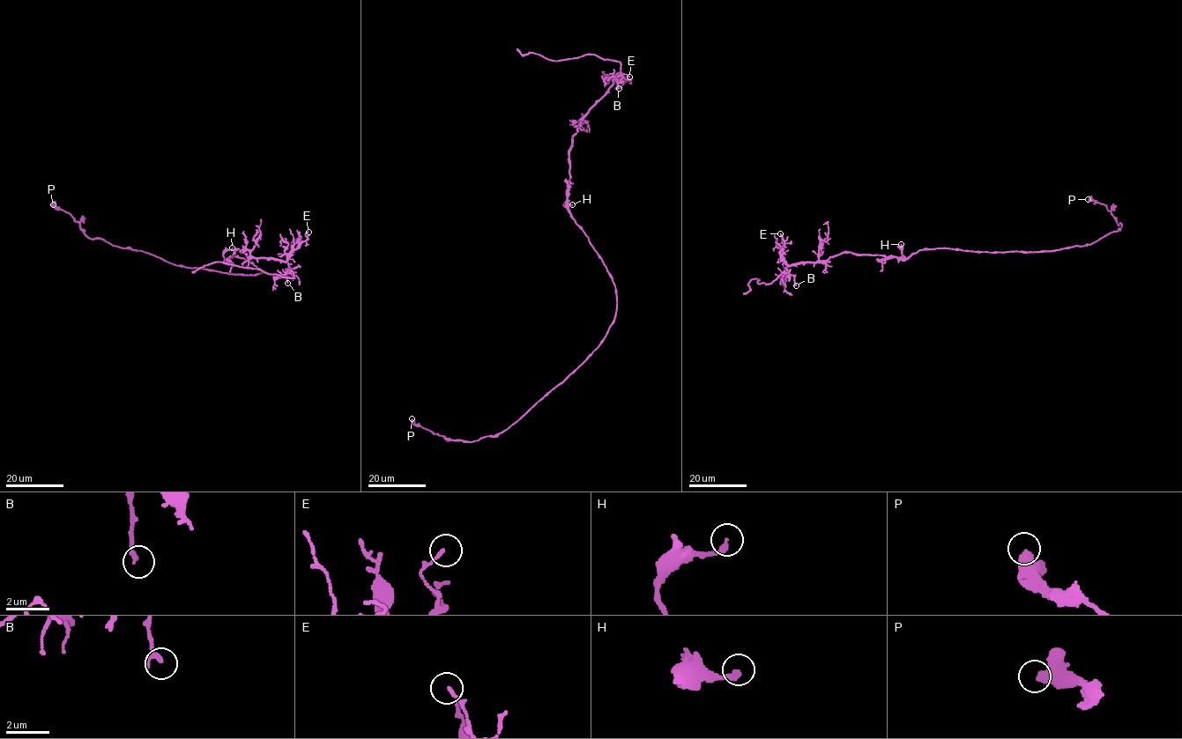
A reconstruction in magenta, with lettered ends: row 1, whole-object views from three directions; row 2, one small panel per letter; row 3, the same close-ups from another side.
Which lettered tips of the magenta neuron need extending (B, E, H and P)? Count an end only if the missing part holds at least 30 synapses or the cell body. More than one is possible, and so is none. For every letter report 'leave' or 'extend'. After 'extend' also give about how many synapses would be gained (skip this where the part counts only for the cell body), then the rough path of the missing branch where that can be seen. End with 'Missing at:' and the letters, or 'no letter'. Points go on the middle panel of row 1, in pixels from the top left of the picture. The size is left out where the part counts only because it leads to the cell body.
B: leave
E: leave
H: leave
P: leave
Missing at: no letter

